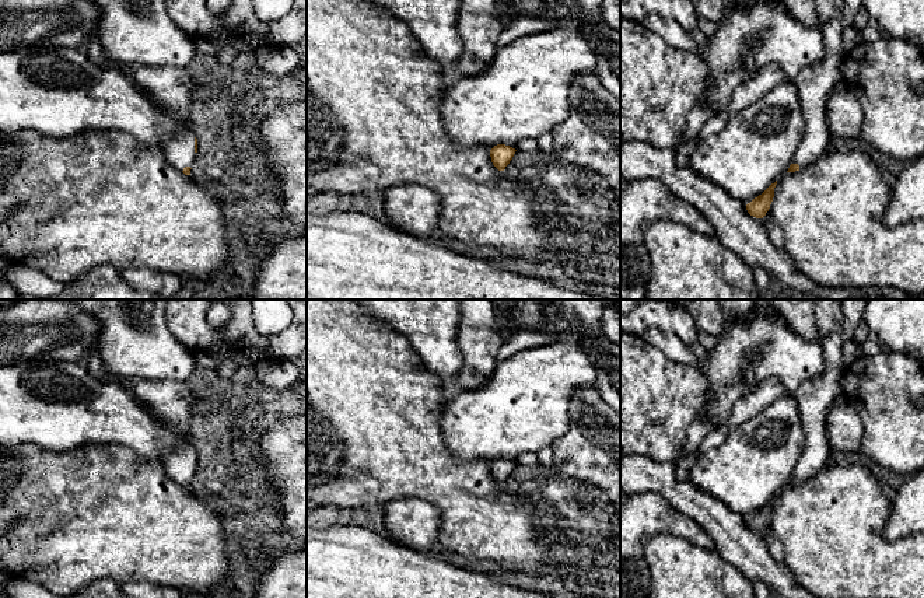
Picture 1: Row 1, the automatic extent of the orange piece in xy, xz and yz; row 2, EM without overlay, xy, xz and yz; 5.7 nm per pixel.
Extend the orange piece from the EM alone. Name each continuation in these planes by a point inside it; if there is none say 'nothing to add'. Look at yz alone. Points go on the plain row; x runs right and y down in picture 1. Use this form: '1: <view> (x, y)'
1: yz (815, 397)

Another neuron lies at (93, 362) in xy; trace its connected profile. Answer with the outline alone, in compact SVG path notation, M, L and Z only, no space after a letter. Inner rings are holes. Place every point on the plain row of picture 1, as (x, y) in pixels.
M91 352L85 360L85 367L90 373L92 373L95 377L102 380L112 380L113 377L106 371L99 354L97 352Z

